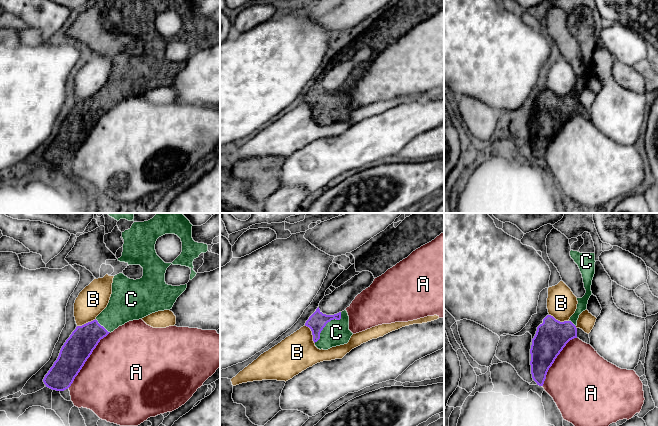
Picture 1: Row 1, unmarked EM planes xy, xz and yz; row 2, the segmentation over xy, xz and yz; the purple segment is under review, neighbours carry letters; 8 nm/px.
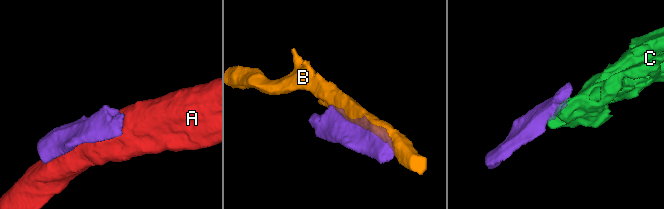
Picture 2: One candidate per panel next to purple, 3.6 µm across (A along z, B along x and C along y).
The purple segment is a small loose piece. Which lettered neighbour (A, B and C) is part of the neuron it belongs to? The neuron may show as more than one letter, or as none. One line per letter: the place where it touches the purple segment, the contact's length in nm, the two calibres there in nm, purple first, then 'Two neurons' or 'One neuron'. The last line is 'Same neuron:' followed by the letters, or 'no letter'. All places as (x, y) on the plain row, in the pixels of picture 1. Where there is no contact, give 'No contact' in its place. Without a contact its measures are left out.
A: Touches purple at xy (86, 136). Shared border 550 nm. Thickness 220 nm (purple) against 500 nm. Two neurons
B: Touches purple at xz (312, 109). Shared border 170 nm. Thickness 150 nm (purple) against 300 nm. Two neurons
C: Touches purple at xz (326, 99). Shared border 340 nm. Thickness 150 nm (purple) against 200 nm. One neuron
Same neuron: C

